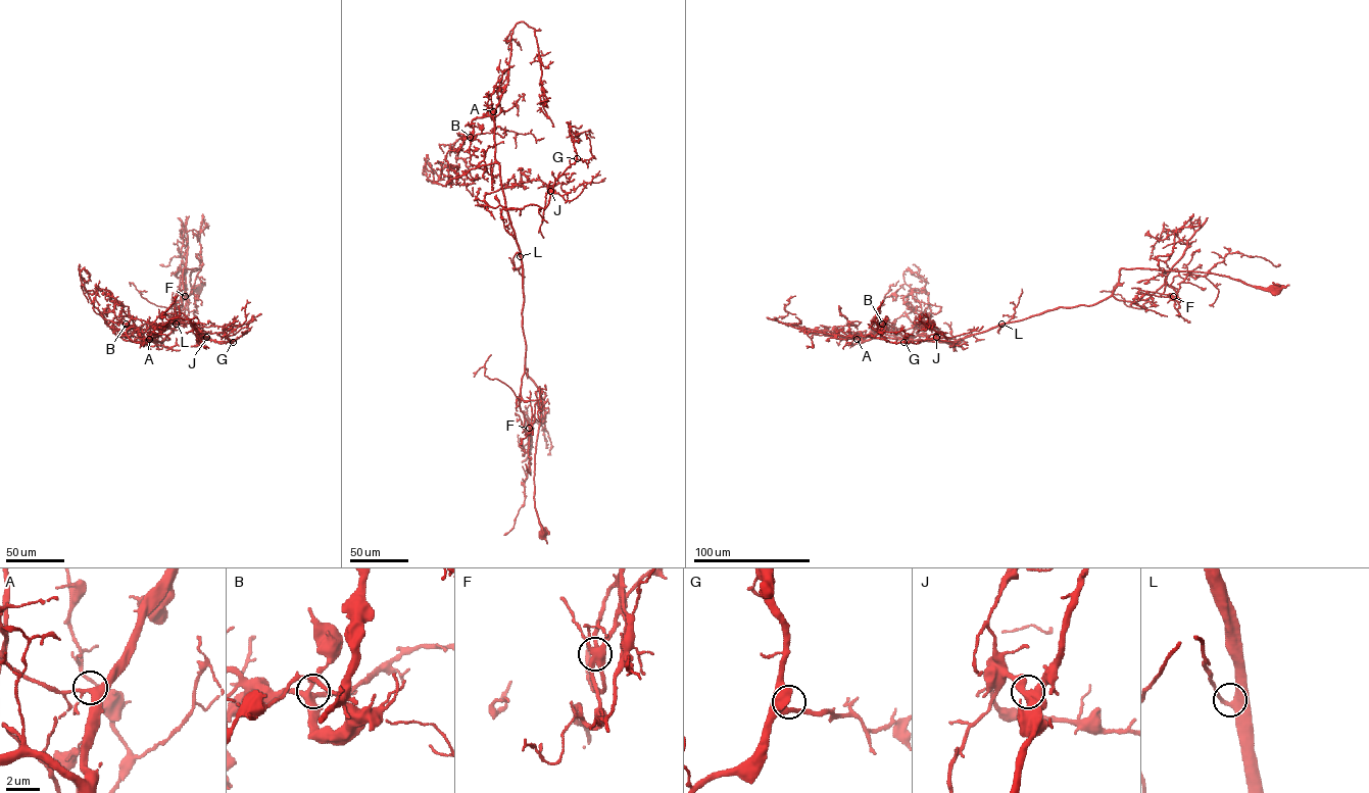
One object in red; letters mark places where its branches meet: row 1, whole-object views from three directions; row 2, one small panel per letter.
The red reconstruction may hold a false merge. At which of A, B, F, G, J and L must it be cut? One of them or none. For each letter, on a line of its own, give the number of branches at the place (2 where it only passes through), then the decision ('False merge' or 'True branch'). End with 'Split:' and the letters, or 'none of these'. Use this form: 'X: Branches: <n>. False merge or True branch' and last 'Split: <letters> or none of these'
A: Branches: 4. True branch
B: Branches: 4. True branch
F: Branches: 5. True branch
G: Branches: 3. True branch
J: Branches: 3. True branch
L: Branches: 3. True branch
Split: none of these

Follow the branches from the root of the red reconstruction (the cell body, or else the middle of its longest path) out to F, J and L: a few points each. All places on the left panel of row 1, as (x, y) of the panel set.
F: (198, 288), (191, 286), (190, 276), (198, 268), (184, 268), (180, 299), (176, 300), (182, 283), (185, 296)
J: (198, 288), (191, 286), (190, 276), (198, 268), (184, 268), (179, 320), (162, 343), (196, 346), (206, 337)
L: (198, 288), (191, 286), (190, 276), (198, 268), (184, 268), (182, 305), (178, 307), (180, 313), (176, 324)

